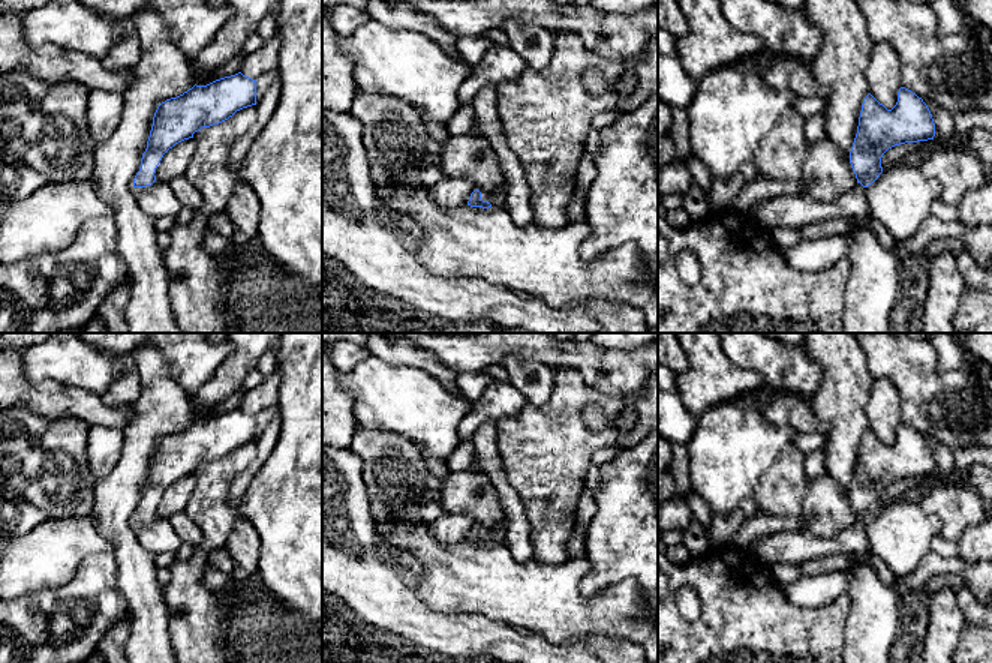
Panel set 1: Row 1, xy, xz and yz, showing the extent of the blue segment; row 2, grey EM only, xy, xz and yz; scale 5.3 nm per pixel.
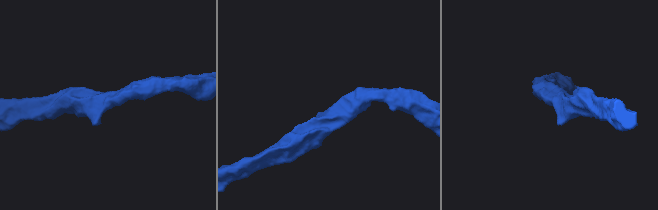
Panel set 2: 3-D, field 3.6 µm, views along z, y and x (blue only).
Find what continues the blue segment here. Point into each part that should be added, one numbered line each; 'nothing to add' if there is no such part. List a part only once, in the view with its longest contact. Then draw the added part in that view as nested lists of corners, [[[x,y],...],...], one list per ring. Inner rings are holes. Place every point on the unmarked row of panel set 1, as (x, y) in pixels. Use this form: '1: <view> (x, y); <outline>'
1: xz (495, 534); [[[477,524],[481,528],[481,536],[489,537],[493,543],[503,543],[506,526],[500,525],[497,528],[486,528],[480,524]]]

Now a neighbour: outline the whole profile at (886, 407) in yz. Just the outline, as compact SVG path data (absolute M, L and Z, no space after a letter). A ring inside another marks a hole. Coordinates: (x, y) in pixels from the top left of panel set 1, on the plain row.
M875 380L868 402L869 429L892 446L898 438L898 428L904 423L904 399L898 387L889 380Z

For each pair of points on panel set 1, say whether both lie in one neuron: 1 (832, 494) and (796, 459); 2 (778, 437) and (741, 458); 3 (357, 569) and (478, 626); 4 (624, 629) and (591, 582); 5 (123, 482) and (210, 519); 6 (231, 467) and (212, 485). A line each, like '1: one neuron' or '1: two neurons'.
1: two neurons
2: one neuron
3: one neuron
4: two neurons
5: two neurons
6: one neuron

